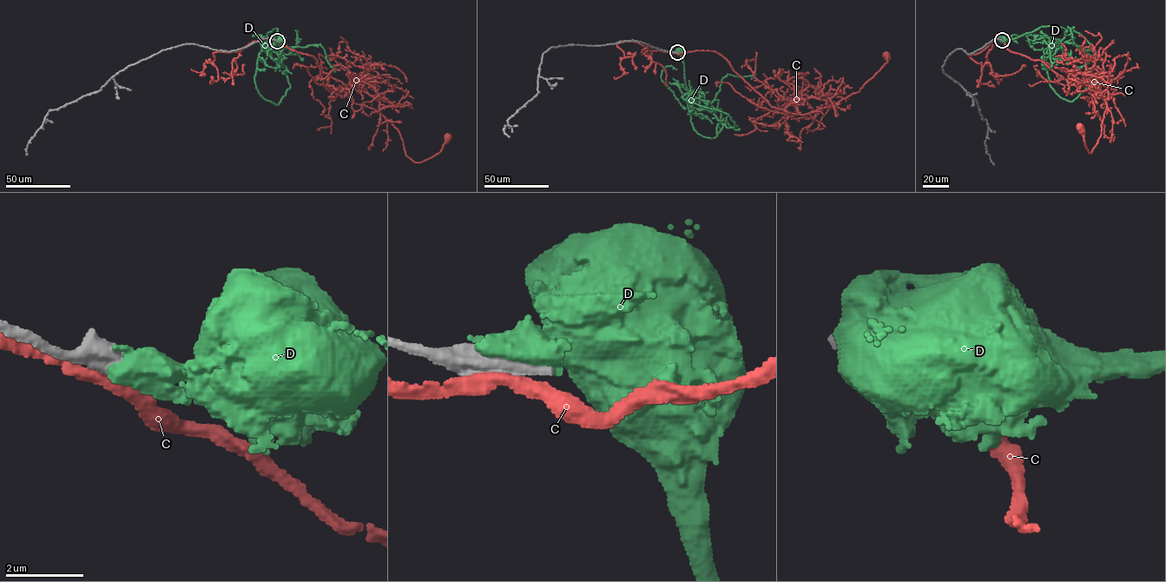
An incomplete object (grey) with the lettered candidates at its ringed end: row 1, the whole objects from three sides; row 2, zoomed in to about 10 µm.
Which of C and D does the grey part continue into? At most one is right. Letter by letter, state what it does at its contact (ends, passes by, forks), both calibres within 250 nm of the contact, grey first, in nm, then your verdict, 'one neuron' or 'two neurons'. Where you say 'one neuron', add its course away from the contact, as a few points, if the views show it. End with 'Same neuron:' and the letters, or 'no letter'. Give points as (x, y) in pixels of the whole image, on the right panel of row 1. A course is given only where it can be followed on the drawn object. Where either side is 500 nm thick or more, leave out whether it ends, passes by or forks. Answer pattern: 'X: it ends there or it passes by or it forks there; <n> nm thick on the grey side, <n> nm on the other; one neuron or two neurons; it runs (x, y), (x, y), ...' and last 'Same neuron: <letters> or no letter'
C: it passes by; 480 nm thick on the grey side, 320 nm on the other; two neurons
D: 460 nm thick on the grey side, 850 nm on the other; two neurons
Same neuron: no letter

